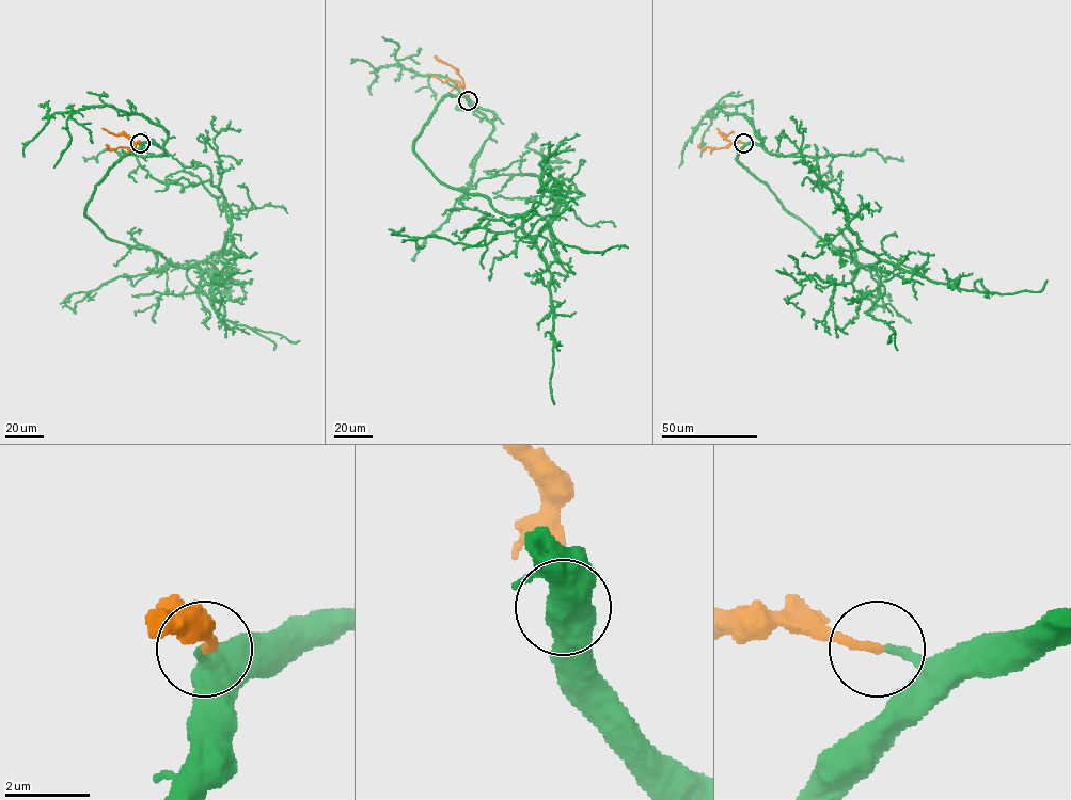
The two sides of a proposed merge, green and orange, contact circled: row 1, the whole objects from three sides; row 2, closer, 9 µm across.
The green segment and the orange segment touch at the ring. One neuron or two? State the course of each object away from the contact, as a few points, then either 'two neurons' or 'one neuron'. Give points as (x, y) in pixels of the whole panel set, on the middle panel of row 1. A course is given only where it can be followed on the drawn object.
green runs (468, 101), (446, 95), (413, 152), (536, 236), (558, 204), (532, 134); orange runs (468, 100), (458, 72), (434, 57); one neuron

